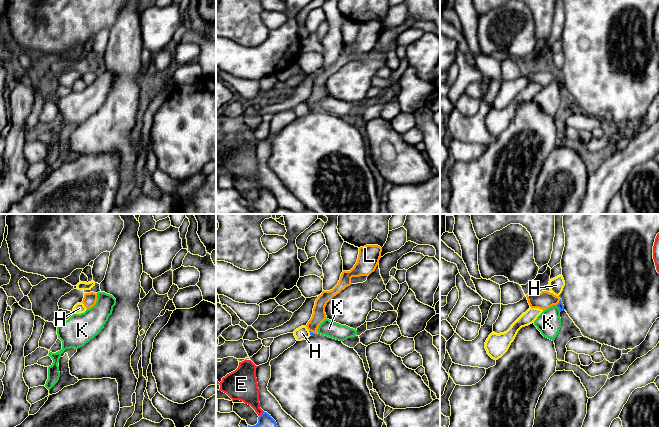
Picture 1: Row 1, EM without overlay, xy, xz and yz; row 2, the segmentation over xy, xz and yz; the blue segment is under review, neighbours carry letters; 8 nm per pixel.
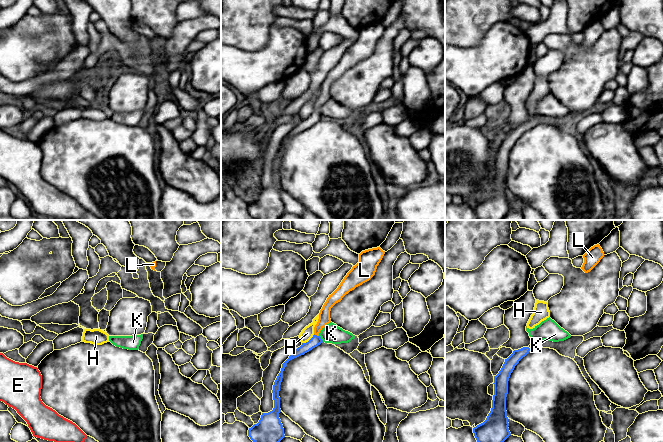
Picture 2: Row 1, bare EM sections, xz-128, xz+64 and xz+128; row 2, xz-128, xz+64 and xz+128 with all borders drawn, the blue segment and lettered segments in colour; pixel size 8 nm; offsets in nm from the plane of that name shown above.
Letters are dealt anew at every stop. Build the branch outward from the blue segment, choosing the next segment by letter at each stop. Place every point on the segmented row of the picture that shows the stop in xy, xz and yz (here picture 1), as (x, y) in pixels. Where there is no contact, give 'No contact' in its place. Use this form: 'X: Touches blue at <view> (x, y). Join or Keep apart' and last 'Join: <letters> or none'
E: Touches blue at xz (262, 413). Keep apart
H: Touches blue at xz (310, 333). Keep apart
K: Touches blue at yz (558, 307). Keep apart
L: Touches blue at xz (312, 332). Join
Join: L

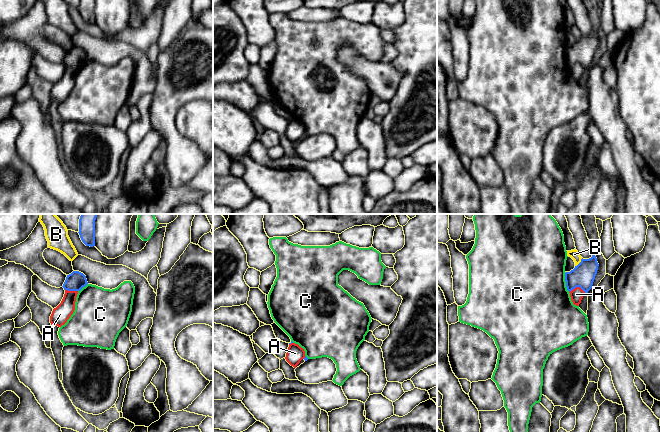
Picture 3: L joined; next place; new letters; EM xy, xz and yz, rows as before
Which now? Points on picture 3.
A: Touches blue at yz (577, 286). Keep apart
B: Touches blue at yz (580, 262). Keep apart
C: Touches blue at yz (566, 282). Keep apart
Join: none

